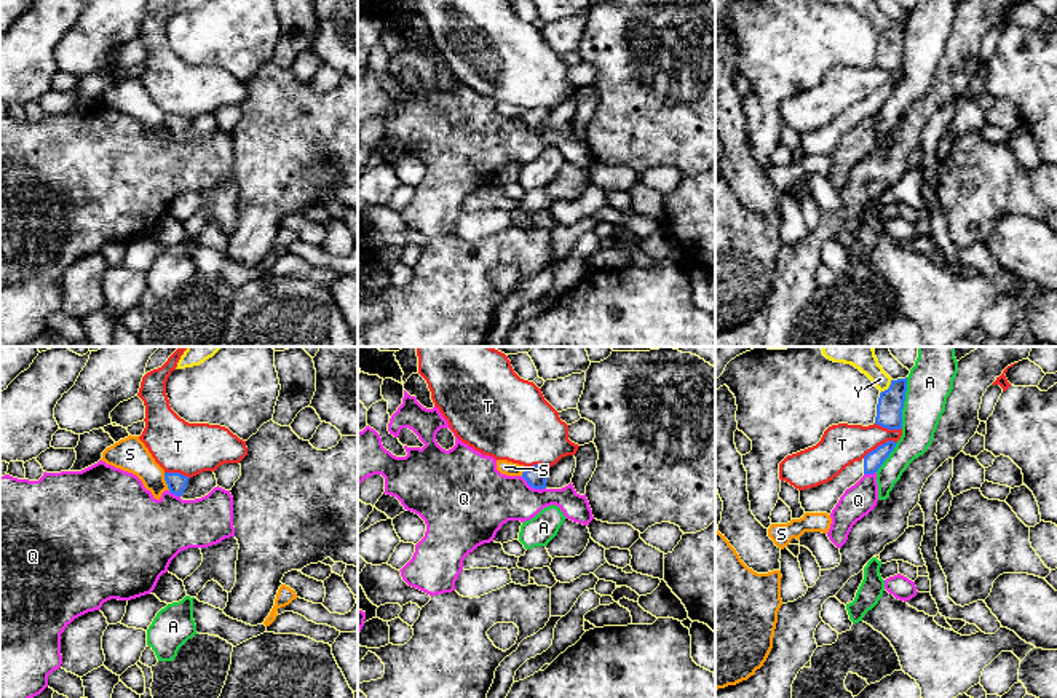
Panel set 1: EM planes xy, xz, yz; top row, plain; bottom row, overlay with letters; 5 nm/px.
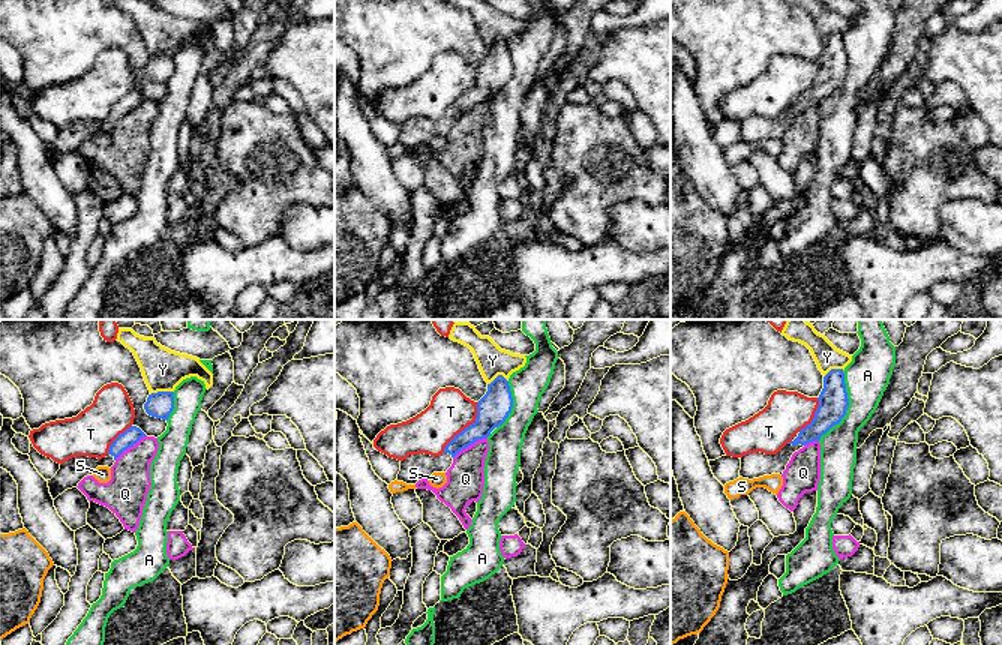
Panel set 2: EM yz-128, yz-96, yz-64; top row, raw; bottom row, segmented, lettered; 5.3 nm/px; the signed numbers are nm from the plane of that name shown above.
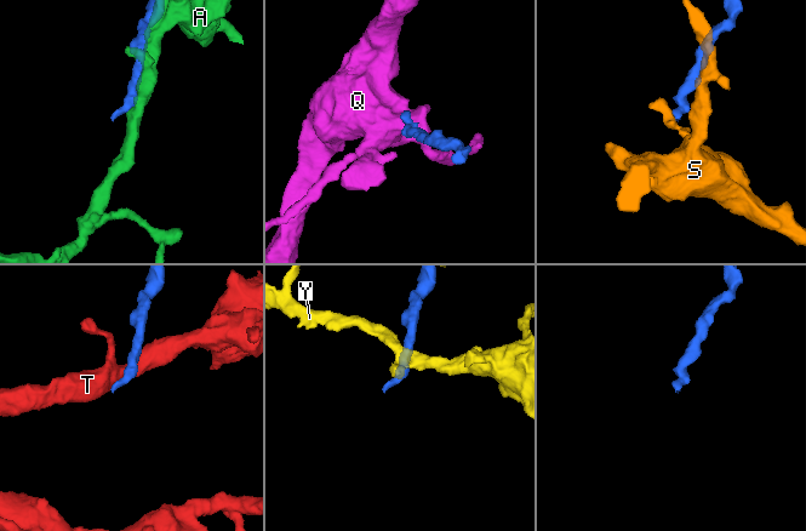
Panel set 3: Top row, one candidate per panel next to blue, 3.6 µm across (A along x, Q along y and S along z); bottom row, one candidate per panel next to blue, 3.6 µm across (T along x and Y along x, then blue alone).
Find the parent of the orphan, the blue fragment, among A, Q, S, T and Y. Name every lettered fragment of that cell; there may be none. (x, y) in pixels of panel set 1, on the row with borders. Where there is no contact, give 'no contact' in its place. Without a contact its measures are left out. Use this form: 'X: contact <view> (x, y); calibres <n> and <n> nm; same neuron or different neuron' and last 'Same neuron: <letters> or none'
A: contact yz (902, 403); calibres 130 and 220 nm; different neuron
Q: contact xz (534, 487); calibres 110 and 300 nm; different neuron
S: contact xy (165, 479); calibres 100 and 170 nm; different neuron
T: contact yz (878, 446); calibres 90 and 220 nm; different neuron
Y: contact yz (890, 387); calibres 130 and 160 nm; different neuron
Same neuron: none

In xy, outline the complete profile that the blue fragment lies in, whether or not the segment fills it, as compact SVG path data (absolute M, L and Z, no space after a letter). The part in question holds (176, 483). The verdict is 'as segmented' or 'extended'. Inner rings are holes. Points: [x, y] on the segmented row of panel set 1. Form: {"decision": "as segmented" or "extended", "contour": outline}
{"decision": "extended", "contour": "M203 471L193 478L187 478L180 473L164 473L164 481L169 492L182 500L201 498L217 487L214 471Z"}

